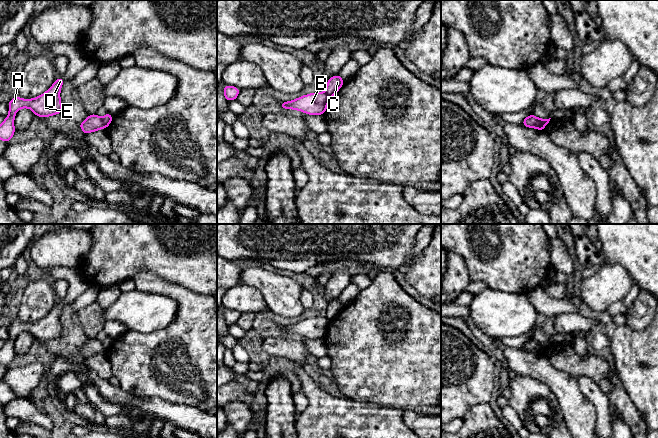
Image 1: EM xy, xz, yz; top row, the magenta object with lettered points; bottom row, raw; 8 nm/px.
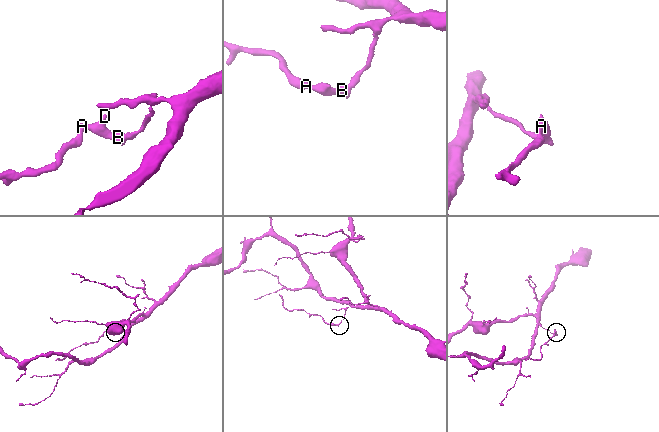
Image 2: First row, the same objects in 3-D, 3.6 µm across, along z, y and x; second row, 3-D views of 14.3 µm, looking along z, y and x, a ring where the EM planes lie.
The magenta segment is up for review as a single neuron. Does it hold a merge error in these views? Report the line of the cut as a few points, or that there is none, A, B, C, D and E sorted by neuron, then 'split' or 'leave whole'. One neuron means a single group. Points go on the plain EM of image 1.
cut xy (101, 342), (105, 351); groups A B D E / C; split

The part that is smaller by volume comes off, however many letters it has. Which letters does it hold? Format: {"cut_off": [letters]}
{"cut_off": ["A", "B", "D", "E"]}

